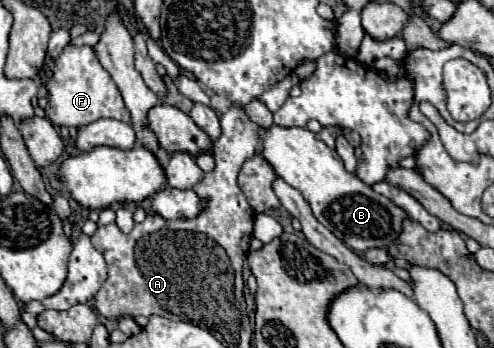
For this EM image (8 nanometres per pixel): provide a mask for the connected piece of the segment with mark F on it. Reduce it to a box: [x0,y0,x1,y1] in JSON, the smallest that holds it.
[45,44,129,128]

